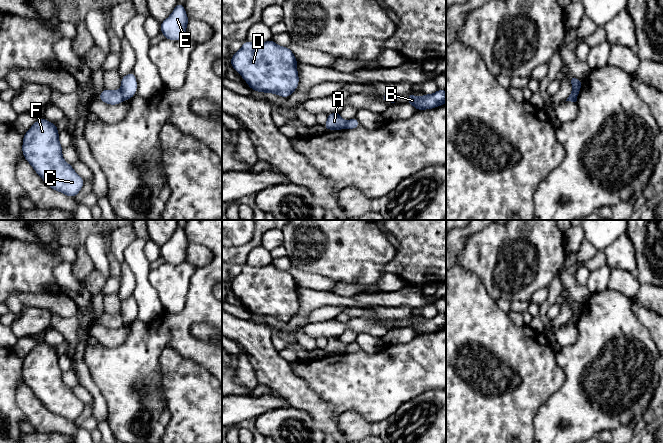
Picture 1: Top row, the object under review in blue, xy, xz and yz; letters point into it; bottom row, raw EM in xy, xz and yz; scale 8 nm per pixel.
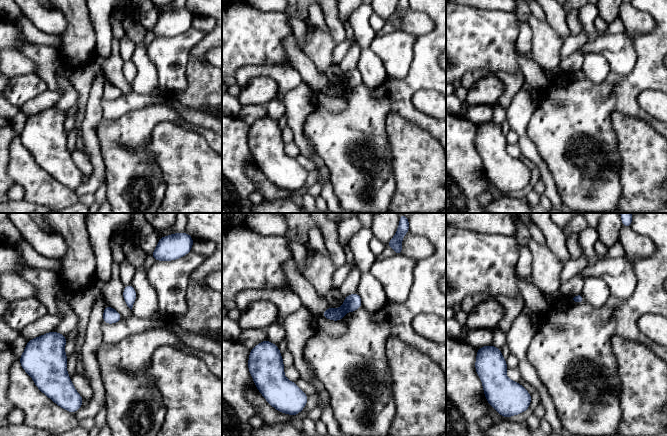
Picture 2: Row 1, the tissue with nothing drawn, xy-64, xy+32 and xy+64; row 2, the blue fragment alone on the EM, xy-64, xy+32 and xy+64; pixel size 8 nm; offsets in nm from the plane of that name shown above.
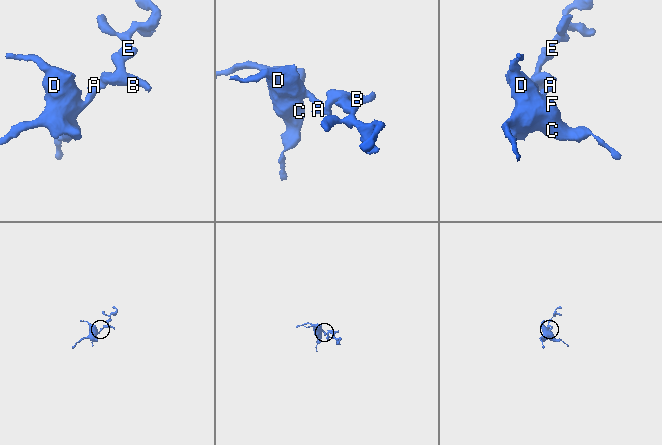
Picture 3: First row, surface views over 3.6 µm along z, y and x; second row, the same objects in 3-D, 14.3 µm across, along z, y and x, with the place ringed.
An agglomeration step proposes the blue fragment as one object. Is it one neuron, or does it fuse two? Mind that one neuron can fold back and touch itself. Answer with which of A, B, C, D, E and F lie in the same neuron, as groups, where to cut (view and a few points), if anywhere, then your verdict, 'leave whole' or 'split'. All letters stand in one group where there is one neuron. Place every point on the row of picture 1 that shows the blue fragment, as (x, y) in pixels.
A C D F / B E; cut in xy along (119, 90), (124, 99); split

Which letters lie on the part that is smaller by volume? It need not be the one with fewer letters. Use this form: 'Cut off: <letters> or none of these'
Cut off: B, E

